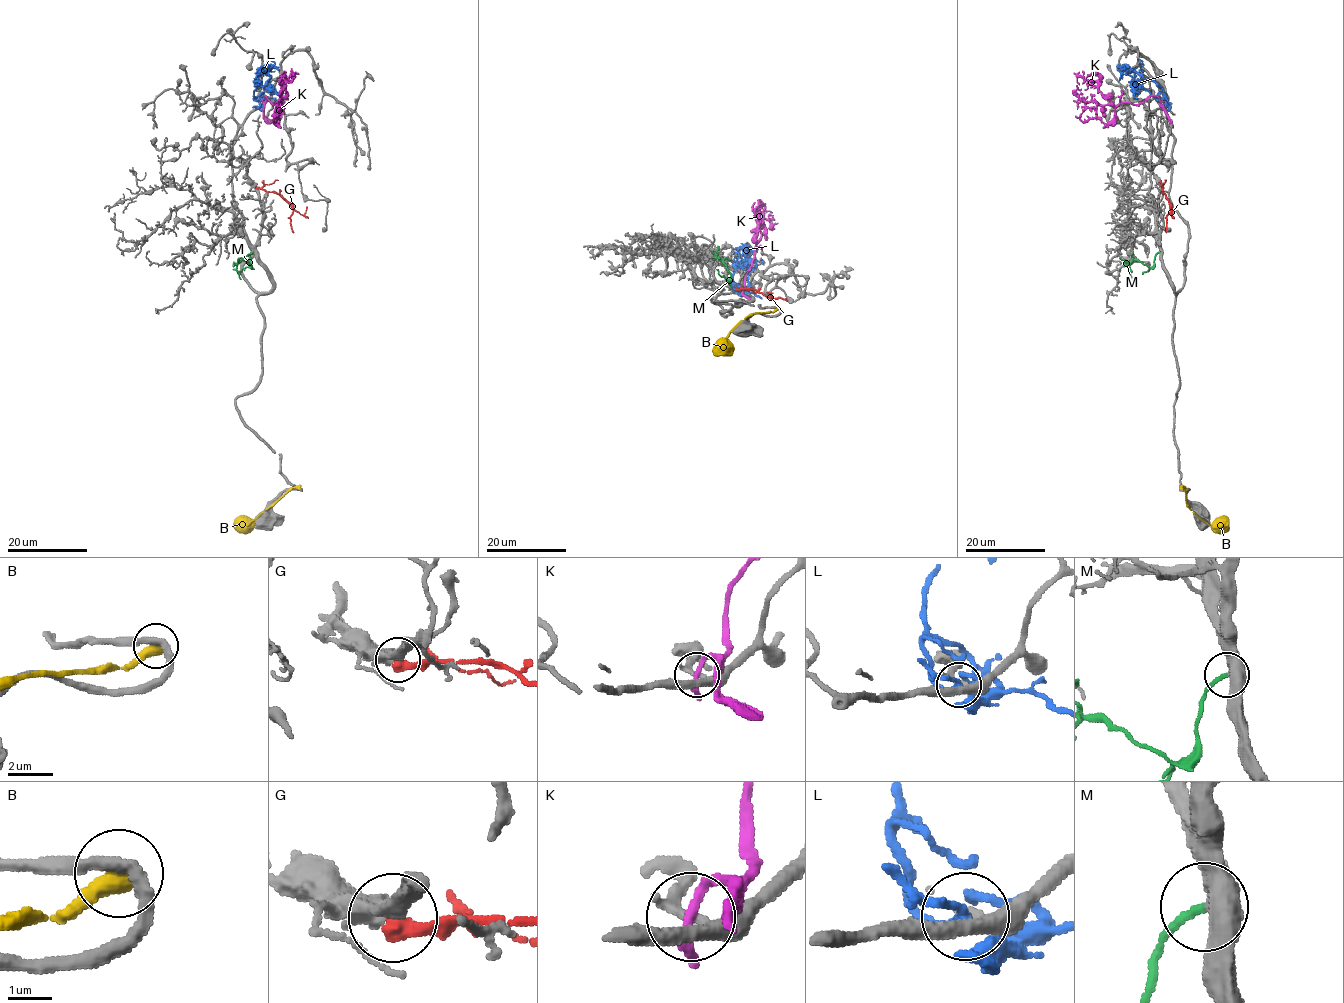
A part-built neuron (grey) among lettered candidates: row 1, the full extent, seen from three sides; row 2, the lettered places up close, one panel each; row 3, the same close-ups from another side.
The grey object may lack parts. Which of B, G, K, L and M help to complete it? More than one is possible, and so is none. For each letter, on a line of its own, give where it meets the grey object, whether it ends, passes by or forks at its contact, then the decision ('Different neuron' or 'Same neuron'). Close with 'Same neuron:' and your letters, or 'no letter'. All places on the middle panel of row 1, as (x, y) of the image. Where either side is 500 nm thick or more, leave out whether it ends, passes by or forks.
B: Touches grey at (778, 308). Different neuron
G: Touches grey at (736, 288). It ends there. Different neuron
K: Touches grey at (739, 291). It ends there. Different neuron
L: Touches grey at (739, 291). It passes by. Different neuron
M: Touches grey at (731, 286). It ends there. Same neuron
Same neuron: M

